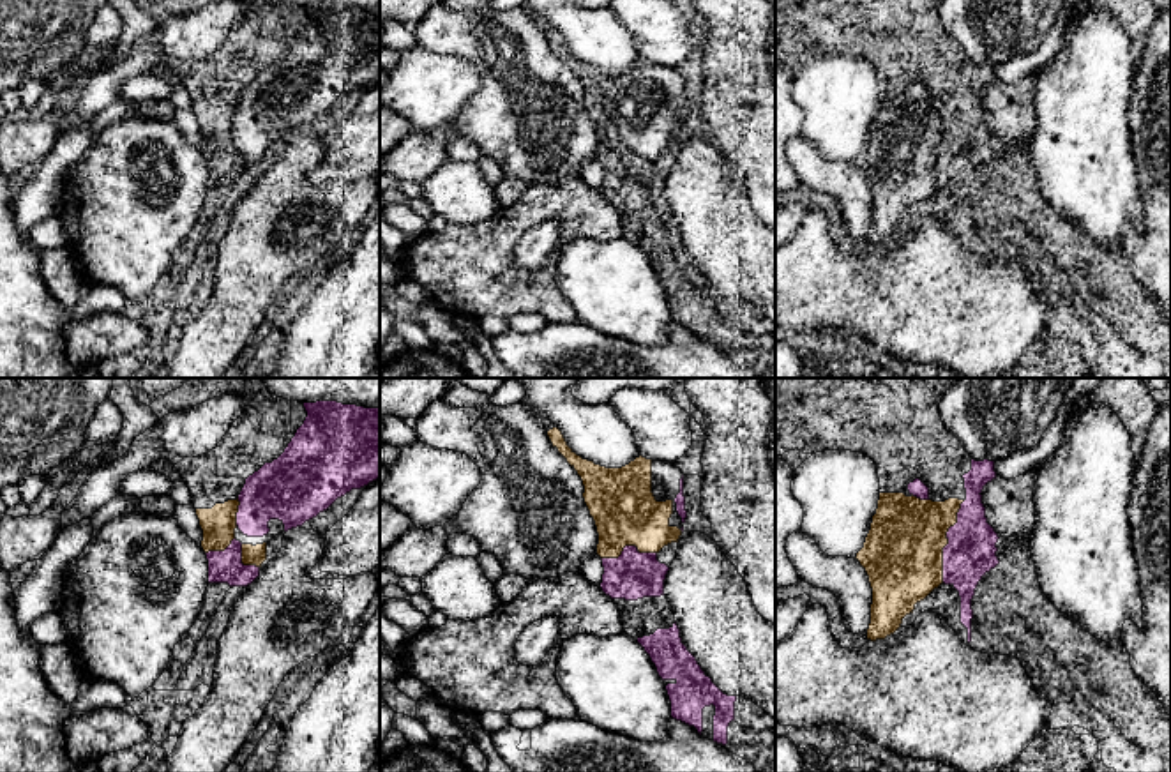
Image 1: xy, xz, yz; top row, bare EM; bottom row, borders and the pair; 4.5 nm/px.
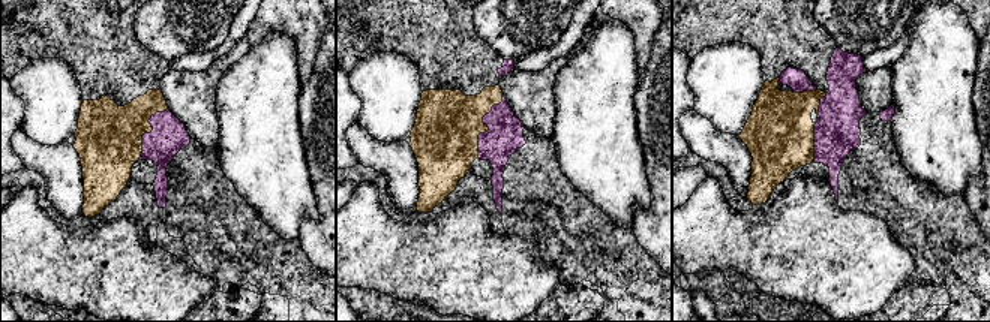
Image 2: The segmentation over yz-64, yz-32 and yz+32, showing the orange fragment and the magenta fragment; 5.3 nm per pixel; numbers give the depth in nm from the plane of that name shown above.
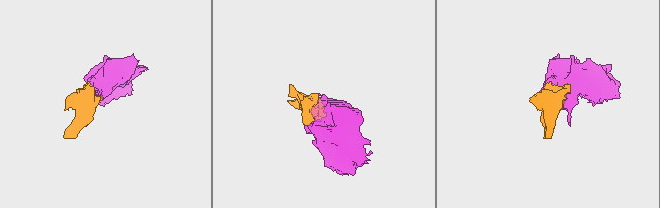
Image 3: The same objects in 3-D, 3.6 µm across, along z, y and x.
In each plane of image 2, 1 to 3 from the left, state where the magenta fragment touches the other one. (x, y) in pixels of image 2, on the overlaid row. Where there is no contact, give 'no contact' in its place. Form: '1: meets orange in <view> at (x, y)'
1: meets orange in yz-64 at (150, 131)
2: meets orange in yz-32 at (488, 128)
3: meets orange in yz+32 at (813, 143)

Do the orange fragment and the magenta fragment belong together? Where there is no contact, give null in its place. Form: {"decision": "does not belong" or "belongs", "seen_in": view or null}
{"decision": "belongs", "seen_in": "yz"}

